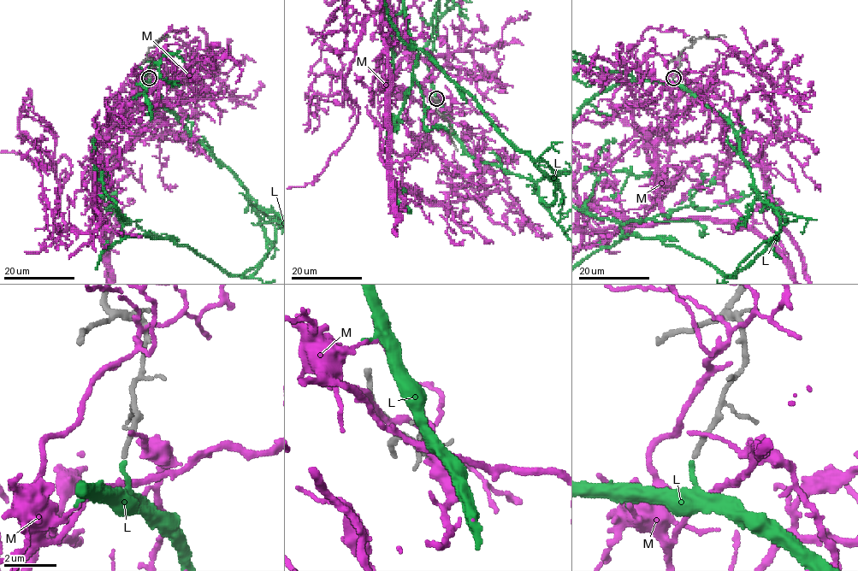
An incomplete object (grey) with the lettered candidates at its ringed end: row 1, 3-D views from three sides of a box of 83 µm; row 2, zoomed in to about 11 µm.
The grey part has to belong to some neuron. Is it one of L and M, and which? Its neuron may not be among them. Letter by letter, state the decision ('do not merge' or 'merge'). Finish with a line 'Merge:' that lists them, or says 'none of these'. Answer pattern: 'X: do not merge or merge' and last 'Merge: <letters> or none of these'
L: merge
M: do not merge
Merge: L

